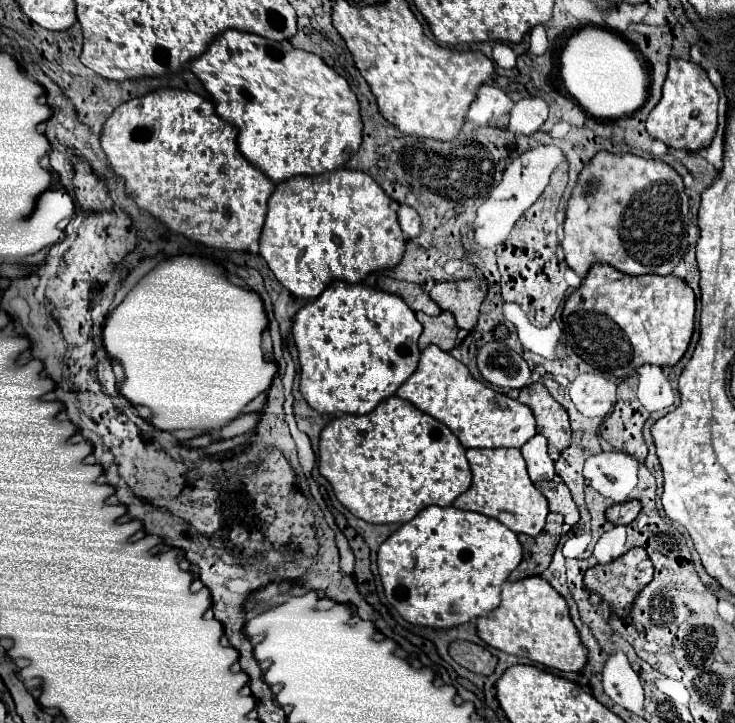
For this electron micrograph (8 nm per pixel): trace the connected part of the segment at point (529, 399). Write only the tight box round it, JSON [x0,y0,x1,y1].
[518,383,572,461]

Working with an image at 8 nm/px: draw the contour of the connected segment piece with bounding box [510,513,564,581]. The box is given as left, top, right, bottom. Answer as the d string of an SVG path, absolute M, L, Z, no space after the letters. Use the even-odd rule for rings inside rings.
M550 513L546 517L546 527L538 537L526 537L526 535L518 535L518 541L522 543L524 549L524 559L522 563L516 567L516 571L512 571L510 581L520 581L526 579L528 575L542 575L544 569L548 569L554 549L562 537L562 515Z

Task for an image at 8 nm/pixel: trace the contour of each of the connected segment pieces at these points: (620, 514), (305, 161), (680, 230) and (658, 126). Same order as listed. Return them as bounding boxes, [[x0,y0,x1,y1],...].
[[606,499,640,525],[190,29,362,183],[564,151,688,277],[646,59,718,151]]

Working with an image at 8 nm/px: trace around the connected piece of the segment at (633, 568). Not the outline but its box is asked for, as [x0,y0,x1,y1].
[584,547,654,615]

